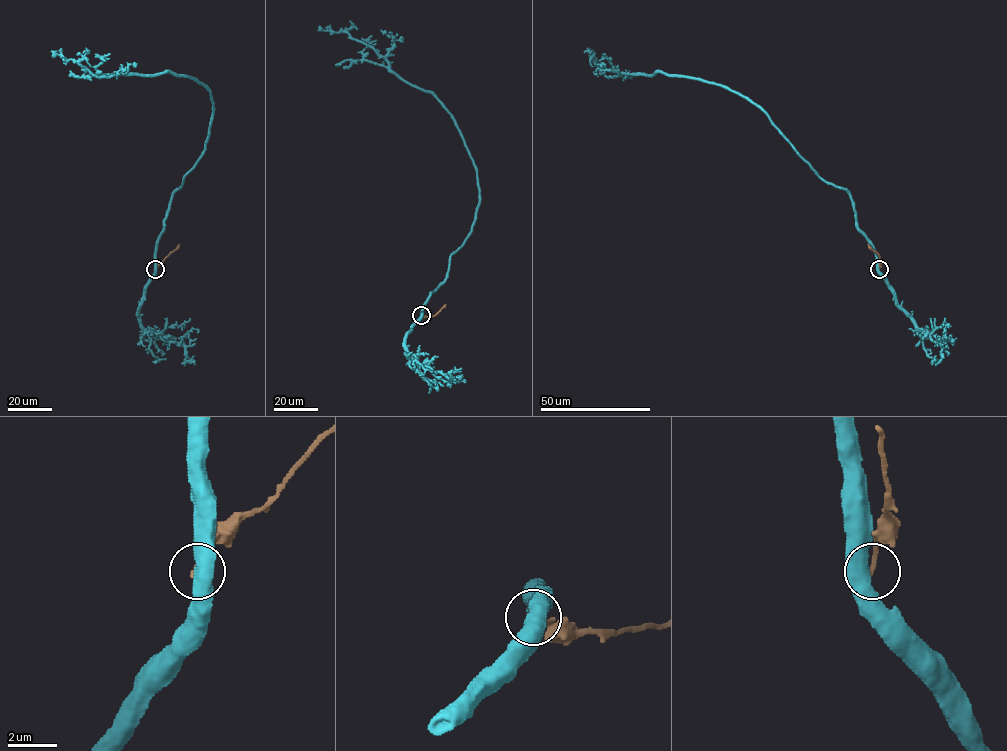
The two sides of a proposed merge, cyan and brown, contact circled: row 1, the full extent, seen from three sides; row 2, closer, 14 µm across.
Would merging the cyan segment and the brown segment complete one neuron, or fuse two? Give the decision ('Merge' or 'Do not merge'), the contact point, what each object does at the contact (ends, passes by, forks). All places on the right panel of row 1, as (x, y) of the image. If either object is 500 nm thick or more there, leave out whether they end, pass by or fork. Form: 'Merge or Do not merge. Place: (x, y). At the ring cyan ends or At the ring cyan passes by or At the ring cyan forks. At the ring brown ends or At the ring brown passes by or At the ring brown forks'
Do not merge. Place: (879, 269)

